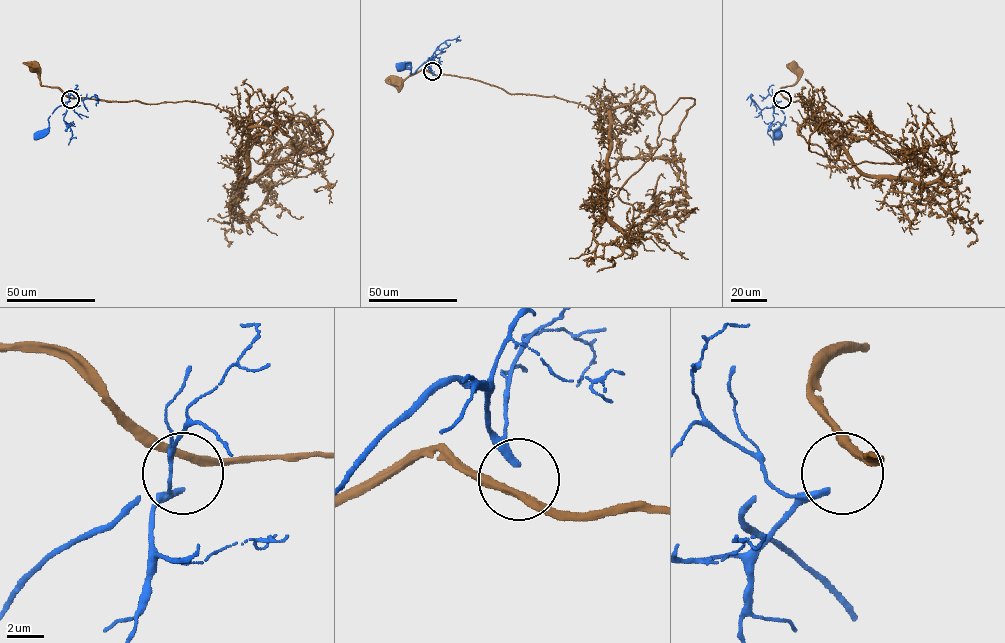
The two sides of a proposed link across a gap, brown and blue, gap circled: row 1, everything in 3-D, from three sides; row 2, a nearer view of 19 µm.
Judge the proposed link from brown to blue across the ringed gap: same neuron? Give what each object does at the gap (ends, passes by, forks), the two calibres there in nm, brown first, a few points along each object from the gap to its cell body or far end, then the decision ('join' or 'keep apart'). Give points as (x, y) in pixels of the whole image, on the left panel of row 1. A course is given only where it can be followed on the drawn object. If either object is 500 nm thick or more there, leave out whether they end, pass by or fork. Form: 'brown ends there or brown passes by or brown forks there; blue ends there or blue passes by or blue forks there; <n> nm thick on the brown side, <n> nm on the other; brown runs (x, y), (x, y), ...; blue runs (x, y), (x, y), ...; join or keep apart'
brown passes by; blue ends there; 400 nm thick on the brown side, 340 nm on the other; brown runs (69, 98), (56, 87), (43, 86), (33, 66); blue runs (70, 101), (59, 106), (50, 115), (49, 127), (37, 135); keep apart

